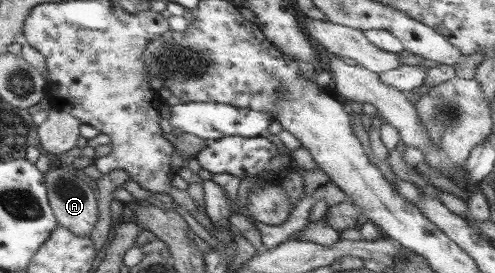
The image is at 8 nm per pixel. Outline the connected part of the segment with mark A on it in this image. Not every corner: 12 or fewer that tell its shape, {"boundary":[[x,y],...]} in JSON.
{"boundary":[[61,163],[42,176],[57,226],[89,235],[98,201],[86,174]]}

